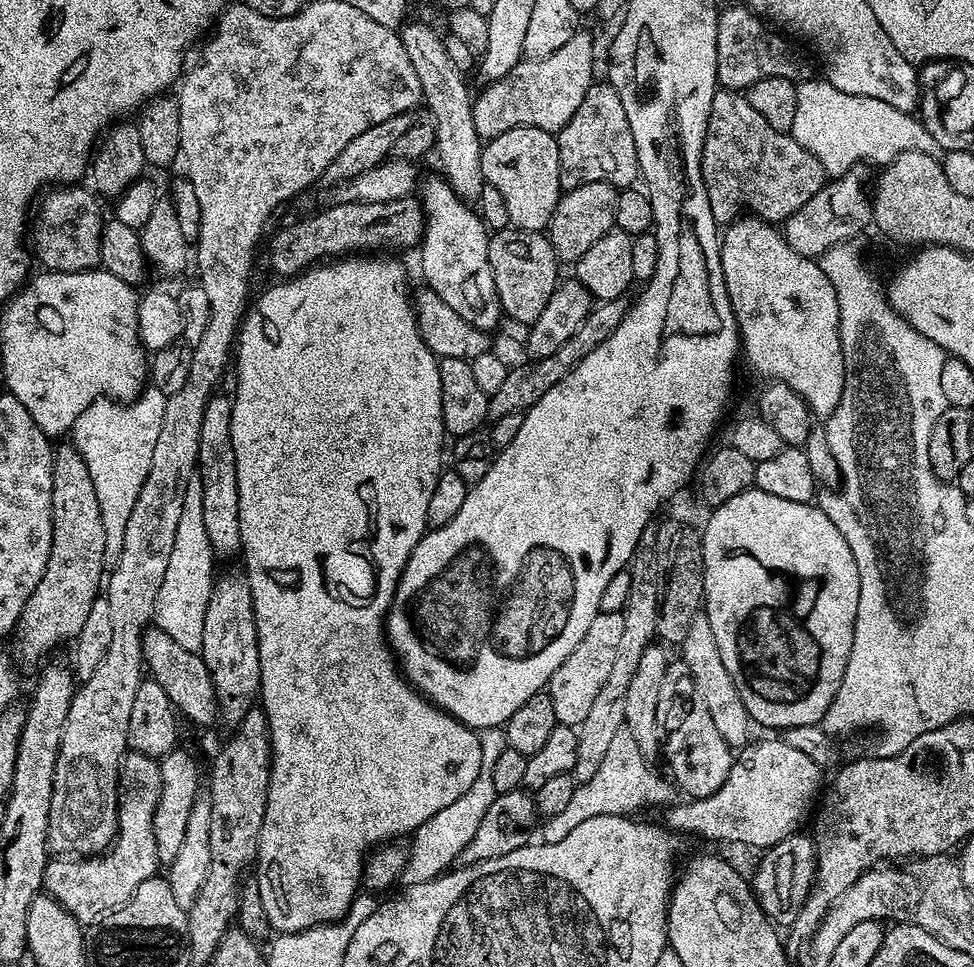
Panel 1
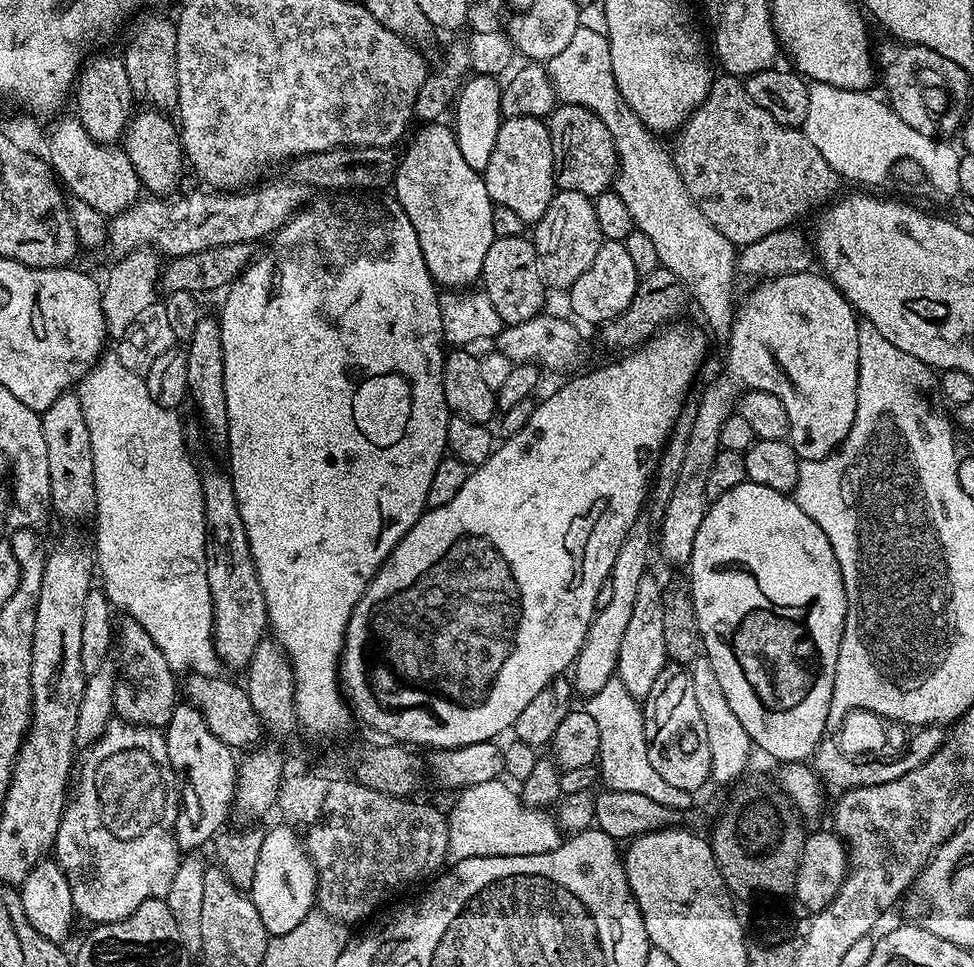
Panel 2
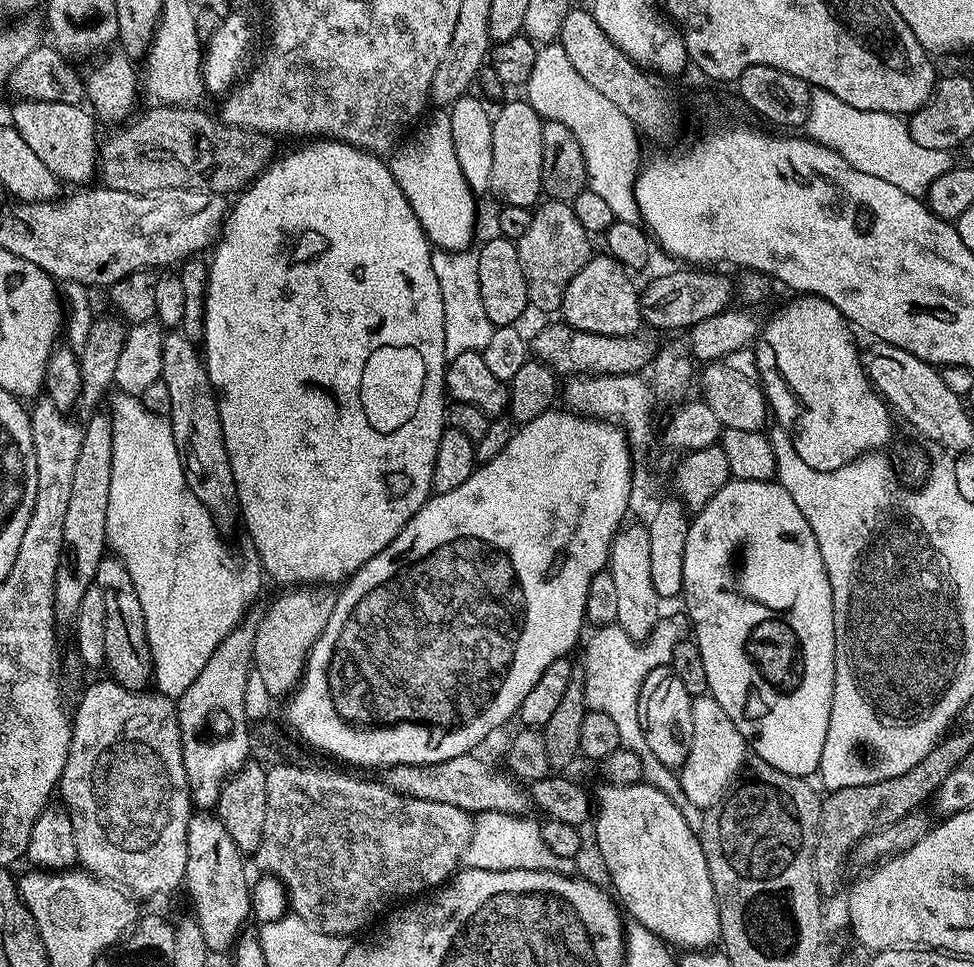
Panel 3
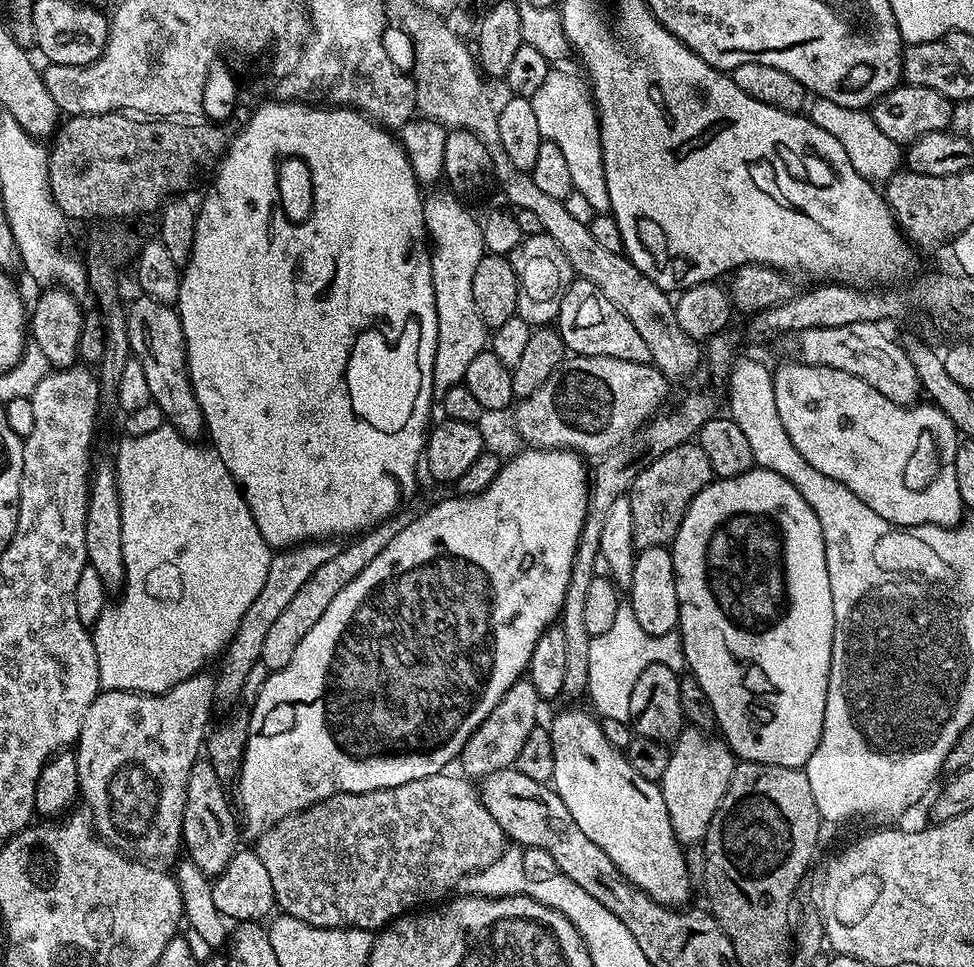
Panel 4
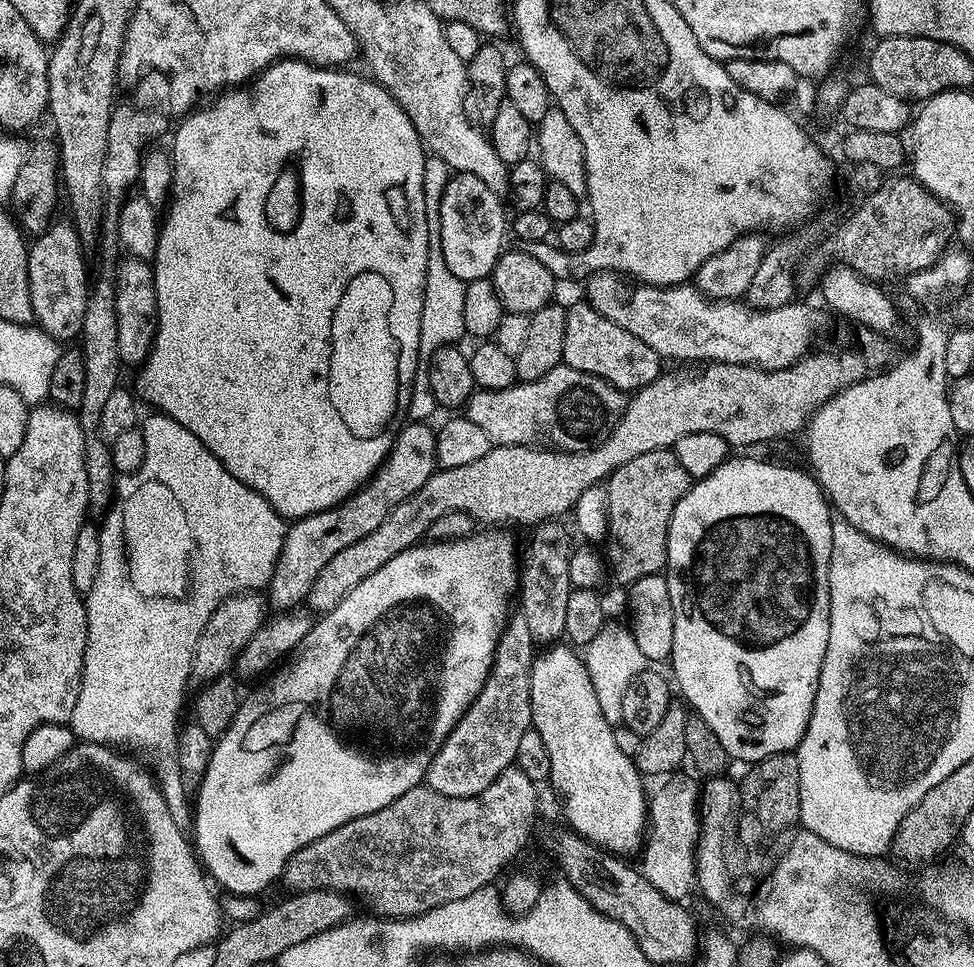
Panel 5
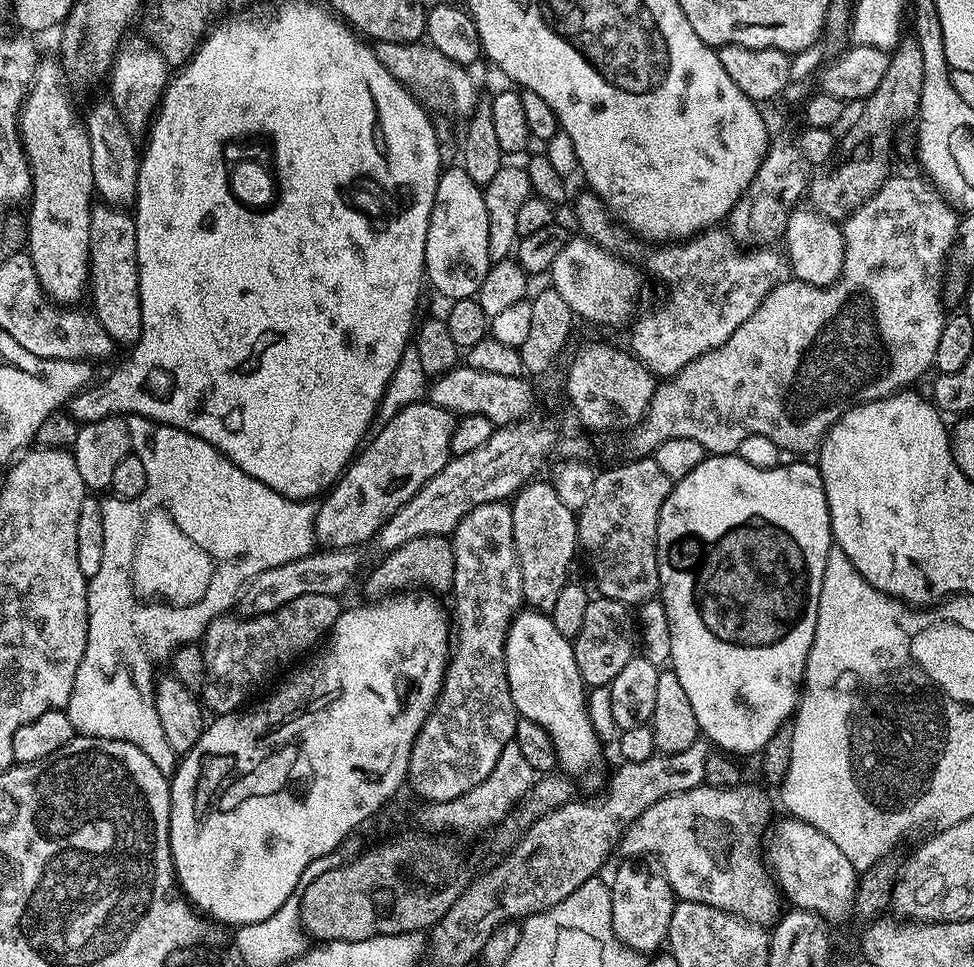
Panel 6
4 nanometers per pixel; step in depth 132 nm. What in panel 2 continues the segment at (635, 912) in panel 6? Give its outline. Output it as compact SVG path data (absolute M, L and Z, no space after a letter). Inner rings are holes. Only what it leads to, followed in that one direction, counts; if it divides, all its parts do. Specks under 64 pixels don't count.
M706 658L695 660L690 666L694 695L698 701L698 711L702 714L702 722L706 725L706 738L710 741L710 770L715 783L728 784L731 780L739 781L748 768L748 759L754 753L754 745L750 734L746 734L742 722L738 722L734 710L730 710L730 702L726 694L722 694L722 686L718 678L714 678L714 670Z

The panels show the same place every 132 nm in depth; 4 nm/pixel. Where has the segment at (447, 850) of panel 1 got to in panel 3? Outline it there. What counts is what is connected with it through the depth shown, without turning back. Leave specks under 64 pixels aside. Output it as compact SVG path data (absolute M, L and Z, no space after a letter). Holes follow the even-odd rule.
M482 812L475 817L472 826L470 846L466 846L463 867L481 868L482 870L542 870L550 872L559 869L562 860L548 848L543 840L541 825L527 820L529 817L515 812Z

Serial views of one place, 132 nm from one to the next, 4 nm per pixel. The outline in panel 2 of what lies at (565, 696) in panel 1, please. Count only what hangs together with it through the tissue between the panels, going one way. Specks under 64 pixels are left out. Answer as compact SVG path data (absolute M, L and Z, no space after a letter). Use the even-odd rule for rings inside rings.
M642 514L630 526L630 534L626 534L626 542L618 549L618 558L614 558L610 583L612 593L610 602L598 609L592 617L592 624L580 653L570 669L572 687L581 697L587 698L594 695L606 682L616 676L616 663L618 650L622 646L622 638L626 635L626 625L630 622L630 613L634 610L634 598L638 598L638 582L643 576L649 575L648 559L654 556L654 520L651 515Z

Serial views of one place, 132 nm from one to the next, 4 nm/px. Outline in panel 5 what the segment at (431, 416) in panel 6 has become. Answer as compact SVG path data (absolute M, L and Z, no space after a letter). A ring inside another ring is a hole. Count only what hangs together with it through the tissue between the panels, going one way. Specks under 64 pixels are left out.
M408 422L404 429L395 433L392 449L380 463L380 468L370 477L363 488L359 488L353 496L347 496L341 504L322 510L318 514L304 516L301 520L287 525L282 550L278 554L278 562L274 566L274 574L266 585L266 600L282 613L303 605L310 594L310 586L314 586L314 578L330 558L346 550L358 538L366 538L377 526L414 490L422 490L426 478L437 471L436 433L428 422Z

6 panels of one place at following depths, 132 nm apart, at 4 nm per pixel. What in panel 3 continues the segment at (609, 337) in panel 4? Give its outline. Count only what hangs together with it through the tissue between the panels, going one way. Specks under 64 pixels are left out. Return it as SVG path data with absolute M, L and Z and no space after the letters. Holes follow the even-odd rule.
M607 254L593 255L591 260L574 274L574 282L566 286L559 311L564 312L563 323L590 334L634 336L641 331L640 292L632 285L624 265Z

